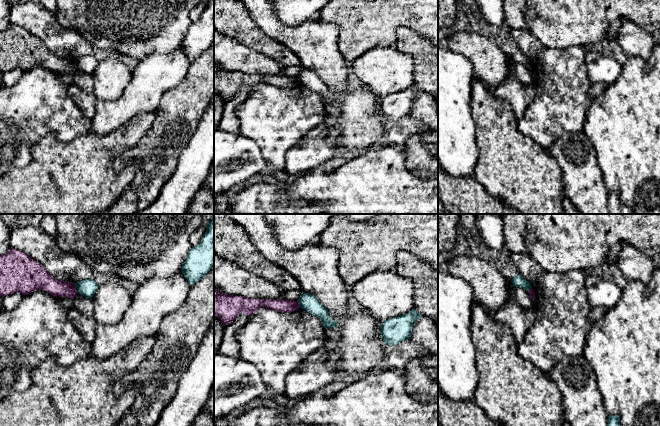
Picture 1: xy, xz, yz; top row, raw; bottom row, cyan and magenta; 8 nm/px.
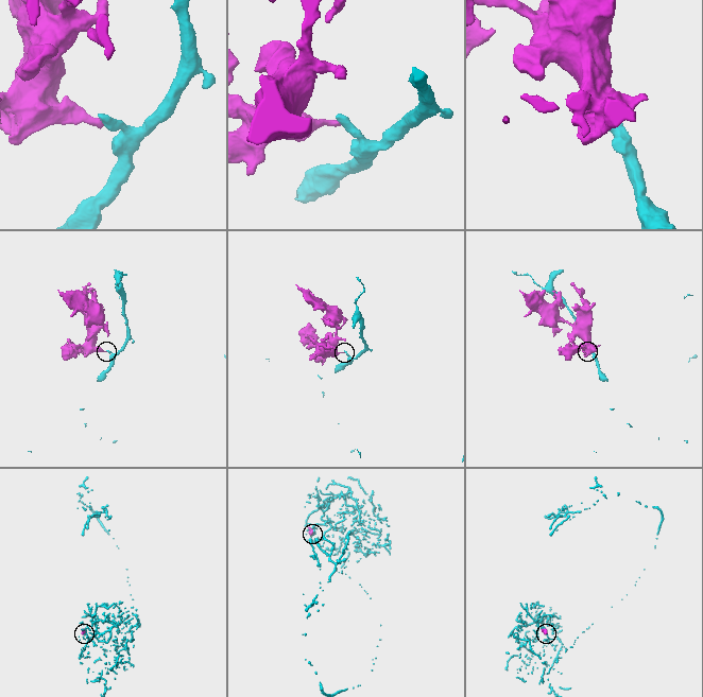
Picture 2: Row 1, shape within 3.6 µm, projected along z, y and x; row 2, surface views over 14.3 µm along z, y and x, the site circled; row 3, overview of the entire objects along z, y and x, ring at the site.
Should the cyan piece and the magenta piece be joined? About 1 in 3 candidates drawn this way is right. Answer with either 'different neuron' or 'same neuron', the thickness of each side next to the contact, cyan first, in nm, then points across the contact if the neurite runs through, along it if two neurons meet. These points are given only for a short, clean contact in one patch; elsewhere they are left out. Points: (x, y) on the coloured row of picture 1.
different neuron; 140 nm thick on the cyan side, 140 nm on the other; border along xy (73, 283), (78, 292)

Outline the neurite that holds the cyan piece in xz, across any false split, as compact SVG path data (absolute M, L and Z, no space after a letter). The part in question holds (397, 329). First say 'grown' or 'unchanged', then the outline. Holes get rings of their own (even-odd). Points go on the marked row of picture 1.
unchanged; M415 309L410 312L390 318L381 324L380 335L385 344L395 346L408 340L414 323L421 317Z

